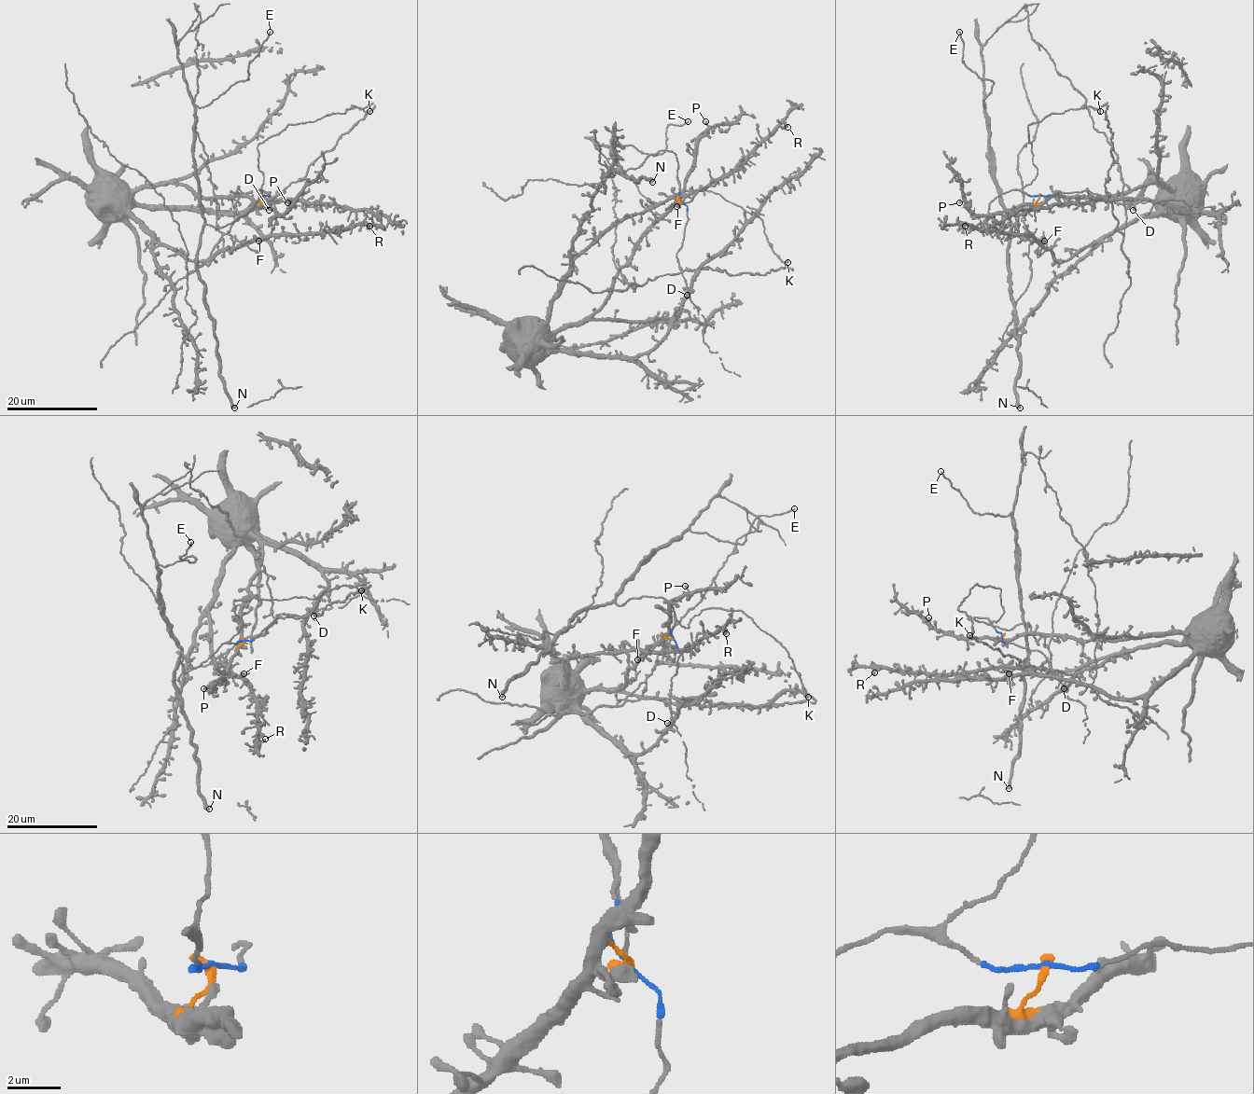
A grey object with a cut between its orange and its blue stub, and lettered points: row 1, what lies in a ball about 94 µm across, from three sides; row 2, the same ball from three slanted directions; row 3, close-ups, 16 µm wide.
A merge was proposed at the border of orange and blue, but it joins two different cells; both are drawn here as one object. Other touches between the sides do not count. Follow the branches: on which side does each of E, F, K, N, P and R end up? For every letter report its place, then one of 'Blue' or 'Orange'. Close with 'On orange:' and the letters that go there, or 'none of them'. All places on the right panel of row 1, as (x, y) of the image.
E: Place: (959, 32). Blue
F: Place: (1044, 241). Orange
K: Place: (1100, 111). Blue
N: Place: (1020, 408). Blue
P: Place: (959, 202). Orange
R: Place: (965, 226). Orange
On orange: F, P, R

